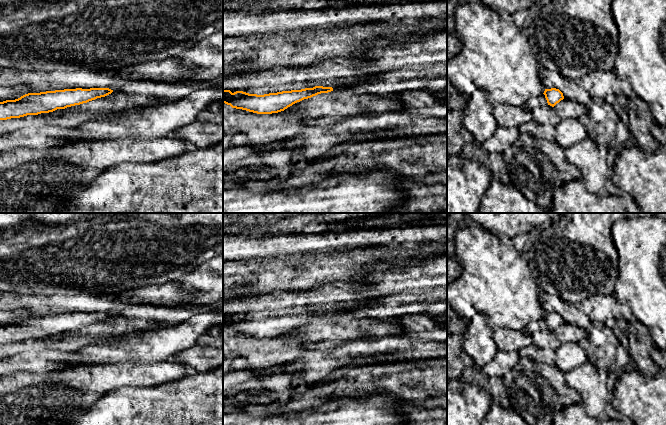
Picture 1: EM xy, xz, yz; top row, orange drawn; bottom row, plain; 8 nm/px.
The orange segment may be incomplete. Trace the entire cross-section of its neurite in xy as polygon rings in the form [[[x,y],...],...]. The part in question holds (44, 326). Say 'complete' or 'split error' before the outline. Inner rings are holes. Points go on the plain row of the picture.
complete; [[[76,312],[28,317],[15,324],[0,326],[0,344],[49,337],[87,327],[112,316],[109,312]]]

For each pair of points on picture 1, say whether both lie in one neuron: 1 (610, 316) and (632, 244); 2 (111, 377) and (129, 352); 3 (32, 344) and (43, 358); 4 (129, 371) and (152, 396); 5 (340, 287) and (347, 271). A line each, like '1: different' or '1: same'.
1: different
2: different
3: different
4: different
5: different

